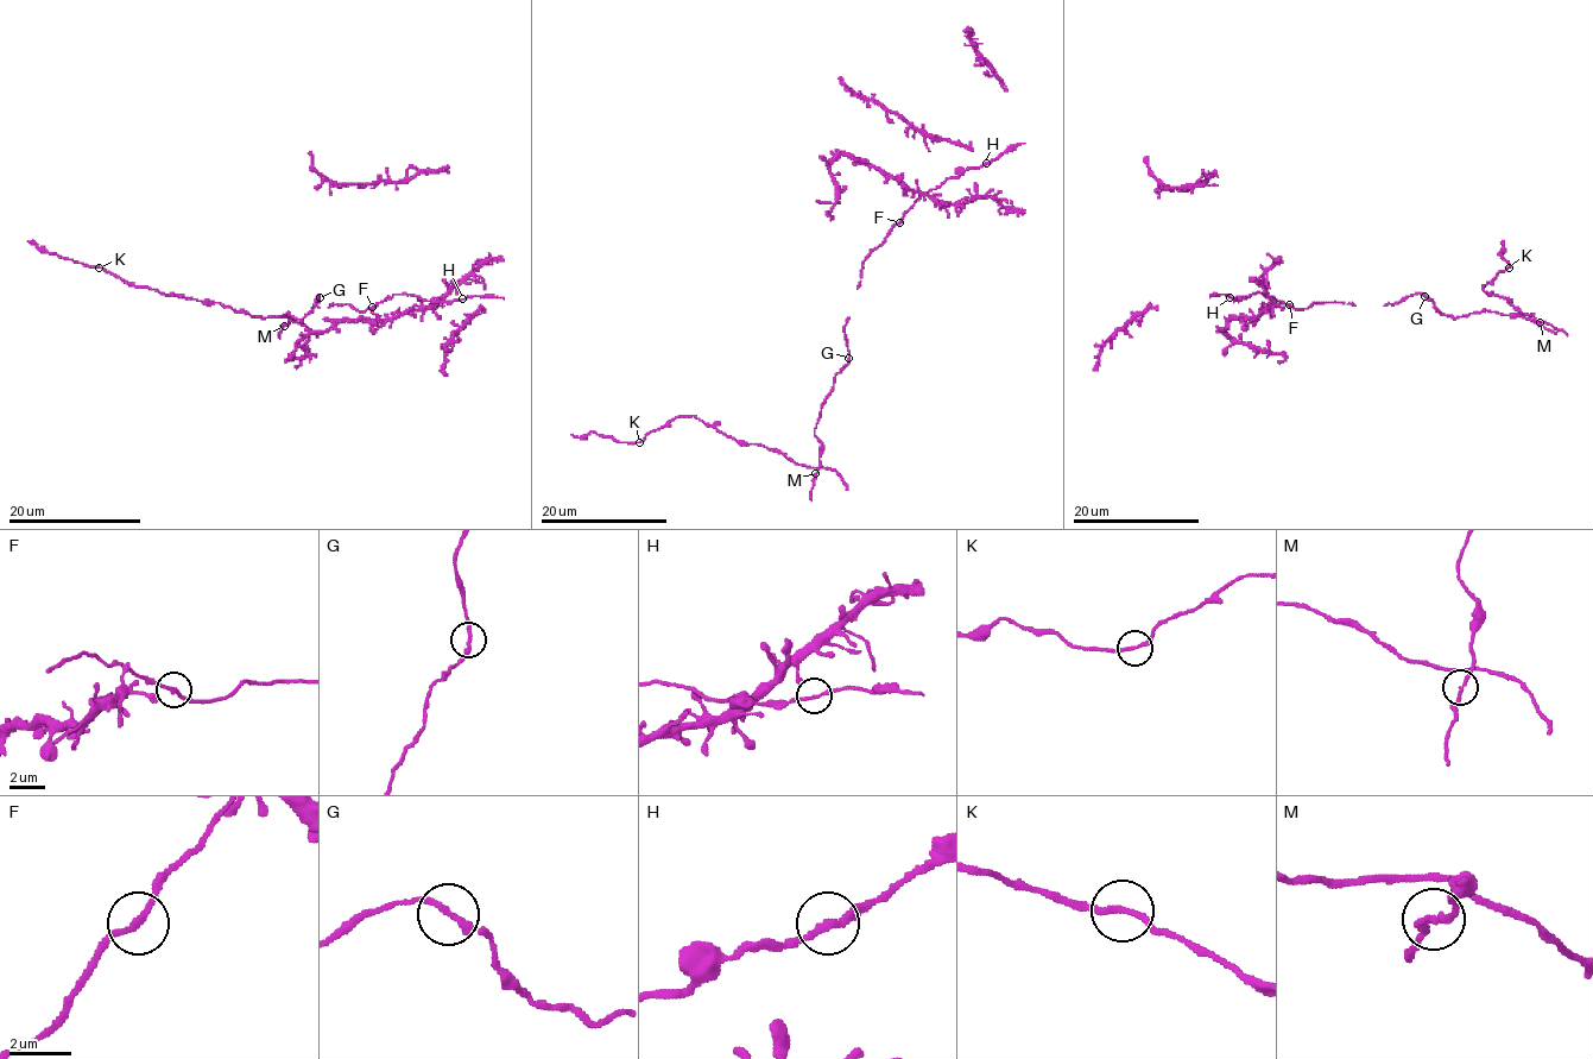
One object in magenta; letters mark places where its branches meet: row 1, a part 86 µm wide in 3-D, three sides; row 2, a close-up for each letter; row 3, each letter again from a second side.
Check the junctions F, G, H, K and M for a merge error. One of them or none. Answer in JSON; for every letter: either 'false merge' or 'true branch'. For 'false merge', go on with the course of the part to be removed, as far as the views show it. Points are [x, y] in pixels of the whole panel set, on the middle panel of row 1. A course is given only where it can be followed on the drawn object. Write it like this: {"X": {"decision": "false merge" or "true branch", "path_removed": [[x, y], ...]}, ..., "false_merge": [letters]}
{"F": {"decision": "true branch"}, "G": {"decision": "true branch"}, "H": {"decision": "true branch"}, "K": {"decision": "true branch"}, "M": {"decision": "true branch"}, "false_merge": []}

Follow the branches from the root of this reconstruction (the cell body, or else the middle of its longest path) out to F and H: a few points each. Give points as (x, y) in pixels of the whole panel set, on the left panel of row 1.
F: (332, 306), (349, 304), (356, 310), (373, 307)
H: (332, 306), (349, 304), (356, 310), (366, 310), (394, 294), (413, 294), (424, 301), (462, 300)

